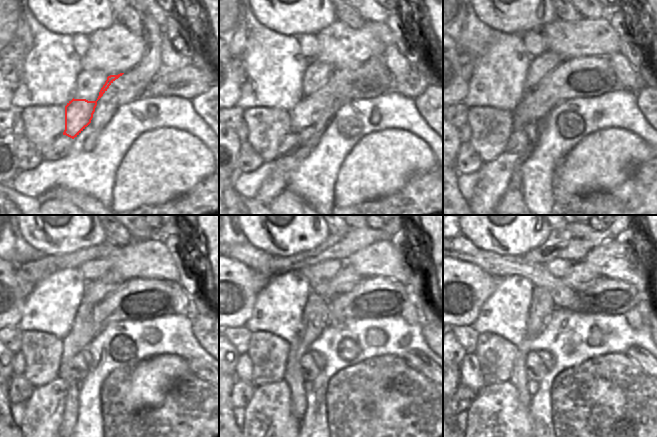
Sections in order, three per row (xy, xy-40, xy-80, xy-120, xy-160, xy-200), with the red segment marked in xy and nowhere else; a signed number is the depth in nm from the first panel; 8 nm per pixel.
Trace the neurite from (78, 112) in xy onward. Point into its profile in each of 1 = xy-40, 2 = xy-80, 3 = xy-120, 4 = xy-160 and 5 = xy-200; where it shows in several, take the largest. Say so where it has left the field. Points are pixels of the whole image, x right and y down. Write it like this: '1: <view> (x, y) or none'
1: xy-40 (310, 109)
2: xy-80 (556, 88)
3: xy-120 (110, 310)
4: xy-160 (392, 294)
5: xy-200 (619, 297)

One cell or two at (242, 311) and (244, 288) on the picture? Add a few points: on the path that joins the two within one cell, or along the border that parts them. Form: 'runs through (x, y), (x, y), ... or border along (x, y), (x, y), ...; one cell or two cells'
runs through (242, 305), (243, 294); one cell

